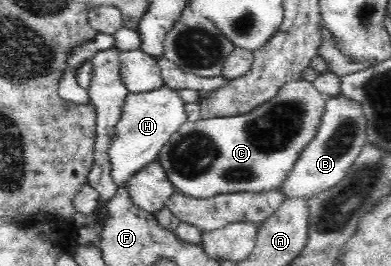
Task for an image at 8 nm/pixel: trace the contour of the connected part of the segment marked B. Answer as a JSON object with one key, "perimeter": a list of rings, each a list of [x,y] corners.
{"perimeter":[[[326,97],[326,113],[318,136],[304,149],[279,191],[286,200],[308,201],[342,181],[366,144],[366,120],[362,110],[347,97]]]}

